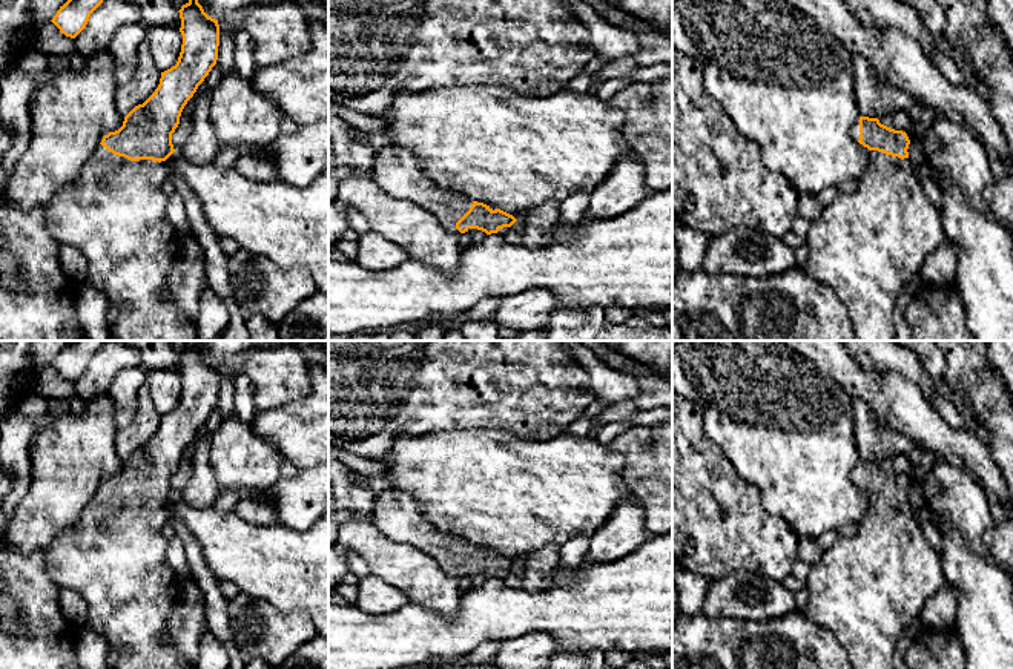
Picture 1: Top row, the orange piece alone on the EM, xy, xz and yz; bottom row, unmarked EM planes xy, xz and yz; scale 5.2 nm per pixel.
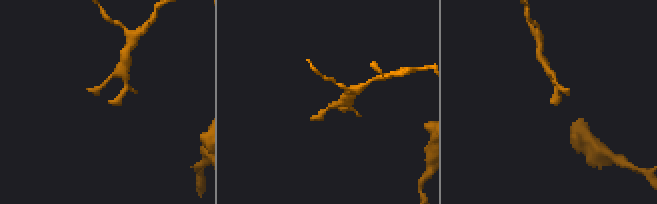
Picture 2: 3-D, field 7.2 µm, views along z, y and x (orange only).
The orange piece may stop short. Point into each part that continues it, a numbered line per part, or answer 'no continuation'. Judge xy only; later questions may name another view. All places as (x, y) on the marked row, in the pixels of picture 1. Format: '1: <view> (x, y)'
1: xy (115, 212)

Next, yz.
1: yz (866, 246)

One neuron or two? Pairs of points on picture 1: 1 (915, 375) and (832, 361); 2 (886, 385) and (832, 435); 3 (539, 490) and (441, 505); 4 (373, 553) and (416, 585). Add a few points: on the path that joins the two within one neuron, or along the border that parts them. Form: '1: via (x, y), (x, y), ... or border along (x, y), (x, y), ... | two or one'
1: border along (852, 356), (863, 365), (886, 373), (898, 373) | two
2: border along (828, 375), (852, 401) | two
3: via (514, 491), (465, 491) | one
4: via (384, 557), (405, 574) | one

